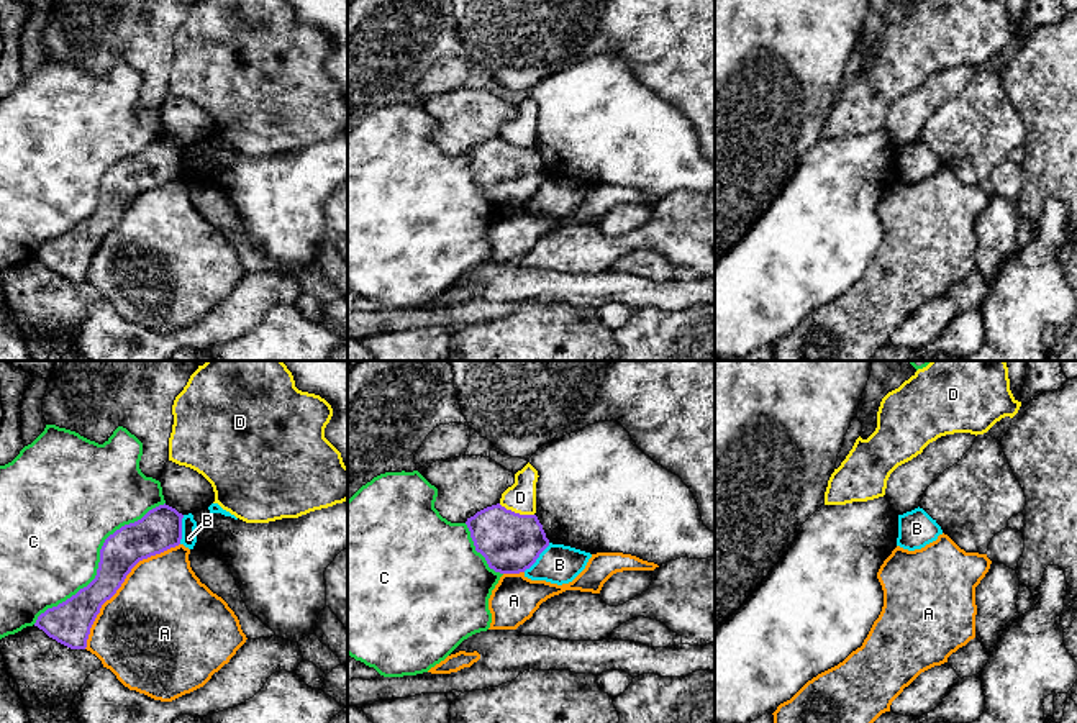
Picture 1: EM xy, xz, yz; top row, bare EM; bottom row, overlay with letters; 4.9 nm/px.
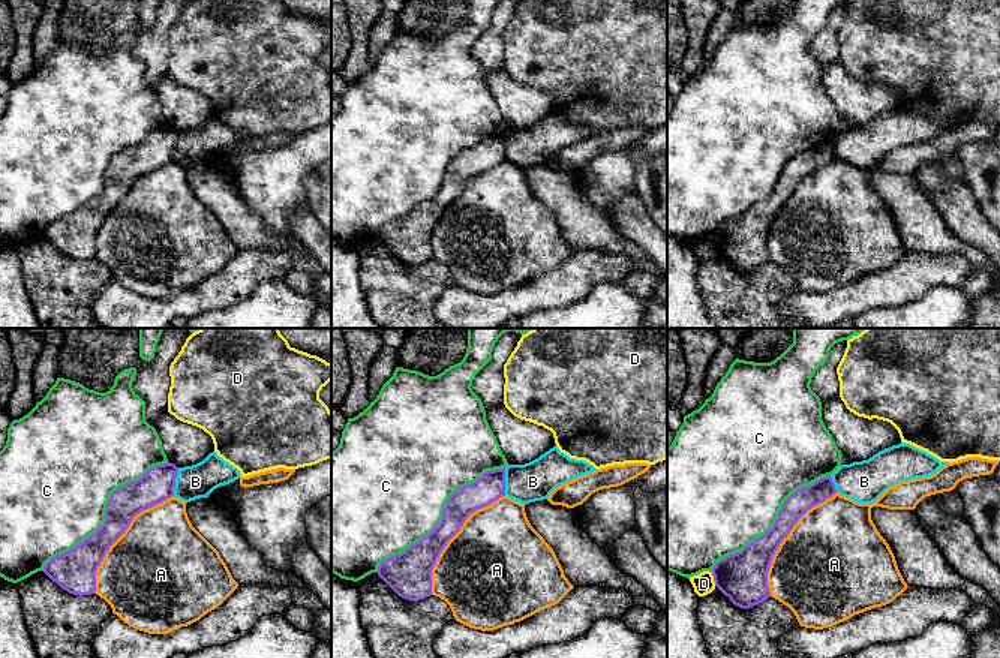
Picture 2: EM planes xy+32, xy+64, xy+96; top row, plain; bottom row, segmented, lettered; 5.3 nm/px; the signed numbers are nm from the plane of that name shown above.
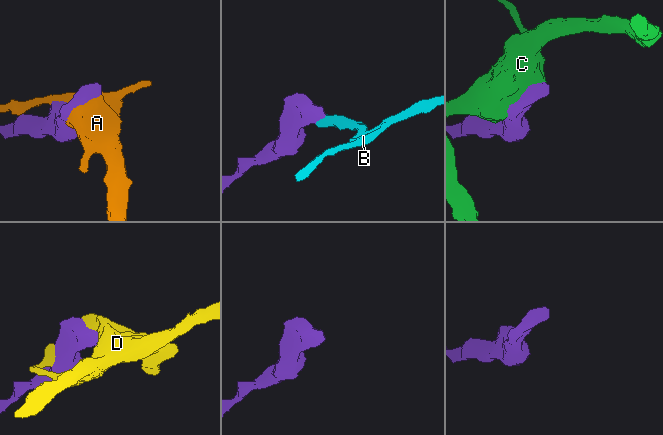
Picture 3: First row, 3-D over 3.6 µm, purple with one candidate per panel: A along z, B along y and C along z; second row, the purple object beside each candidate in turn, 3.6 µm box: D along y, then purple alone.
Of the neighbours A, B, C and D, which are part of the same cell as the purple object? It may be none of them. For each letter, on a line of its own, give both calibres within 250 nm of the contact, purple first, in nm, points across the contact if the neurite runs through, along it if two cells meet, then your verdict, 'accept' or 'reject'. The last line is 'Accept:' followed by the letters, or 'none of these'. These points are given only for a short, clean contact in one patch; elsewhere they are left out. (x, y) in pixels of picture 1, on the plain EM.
A: calibres 190 and 500 nm; reject
B: calibres 300 and 190 nm; border xz (549, 176), (523, 204); reject
C: calibres 190 and 480 nm; reject
D: calibres 300 and 150 nm; reject
Accept: none of these

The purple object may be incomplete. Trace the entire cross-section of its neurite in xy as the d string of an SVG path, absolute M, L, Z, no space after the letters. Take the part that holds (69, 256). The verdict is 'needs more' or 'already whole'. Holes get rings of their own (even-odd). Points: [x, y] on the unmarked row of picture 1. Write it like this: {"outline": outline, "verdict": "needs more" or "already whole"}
{"outline": "M164 136L116 162L100 182L95 211L66 234L41 246L34 259L70 282L85 282L102 238L116 226L131 202L139 193L180 177L182 151L182 146Z", "verdict": "already whole"}

